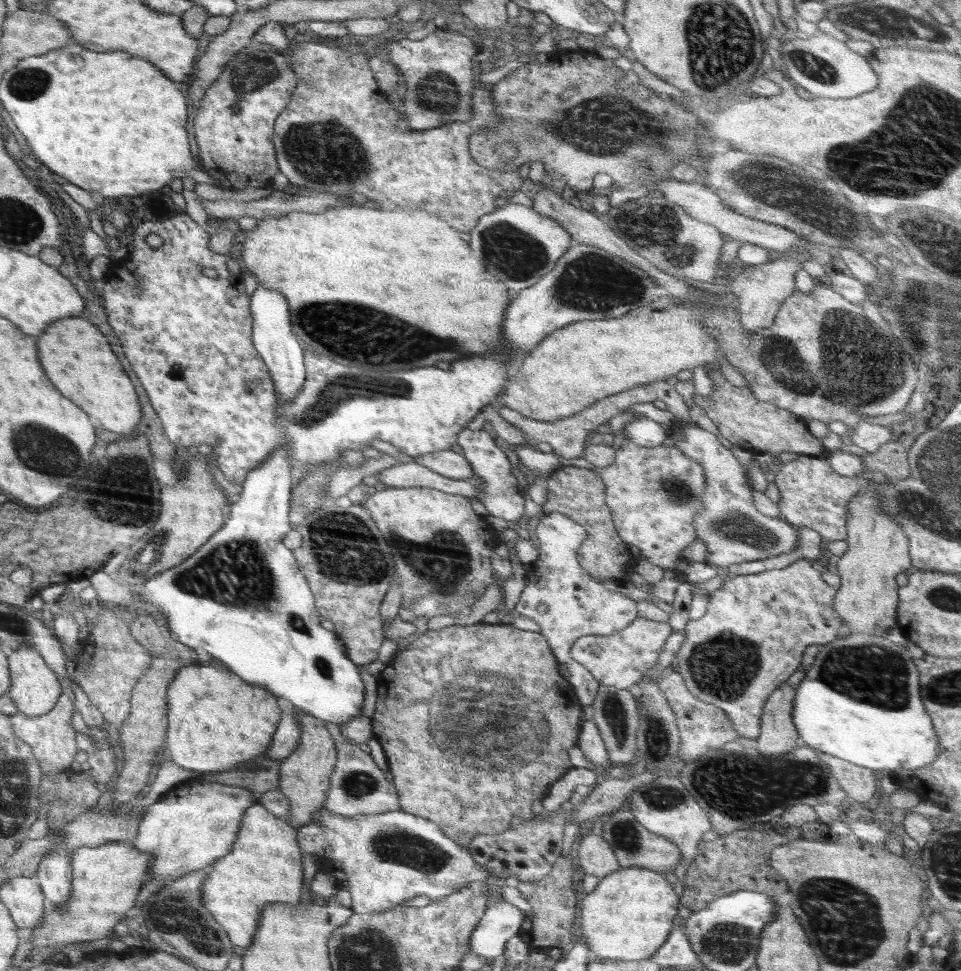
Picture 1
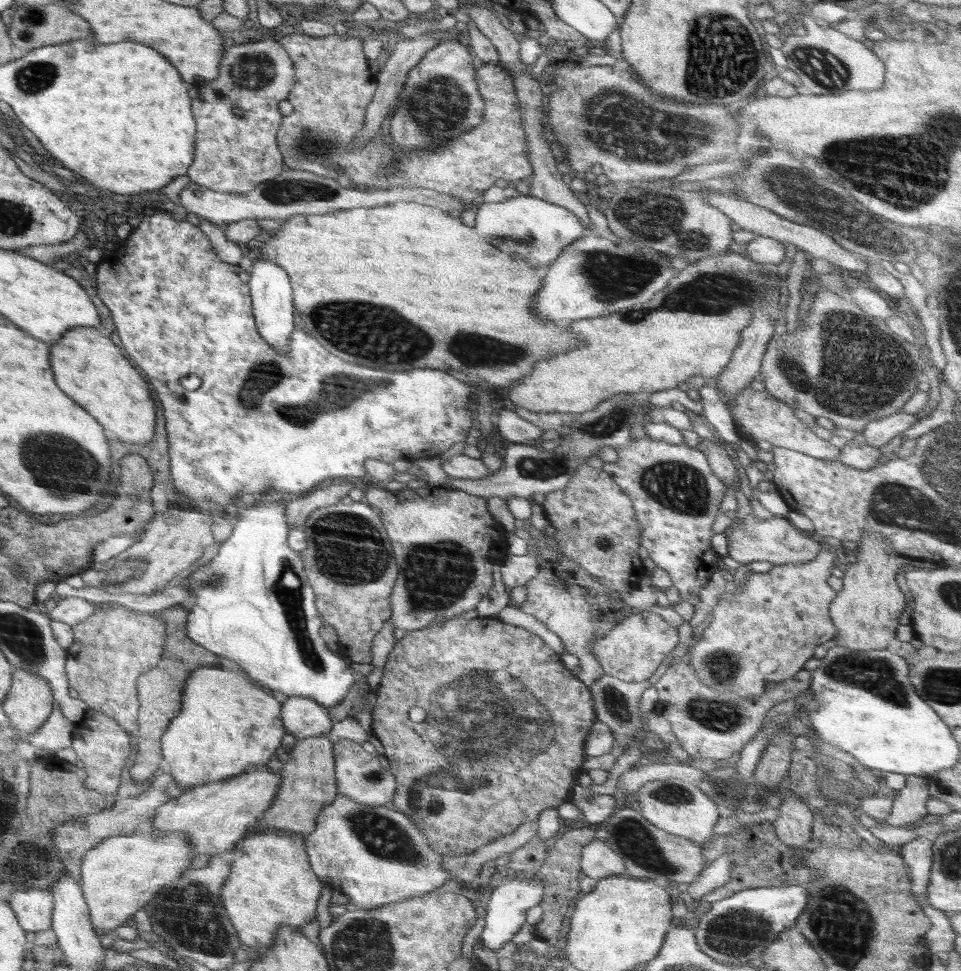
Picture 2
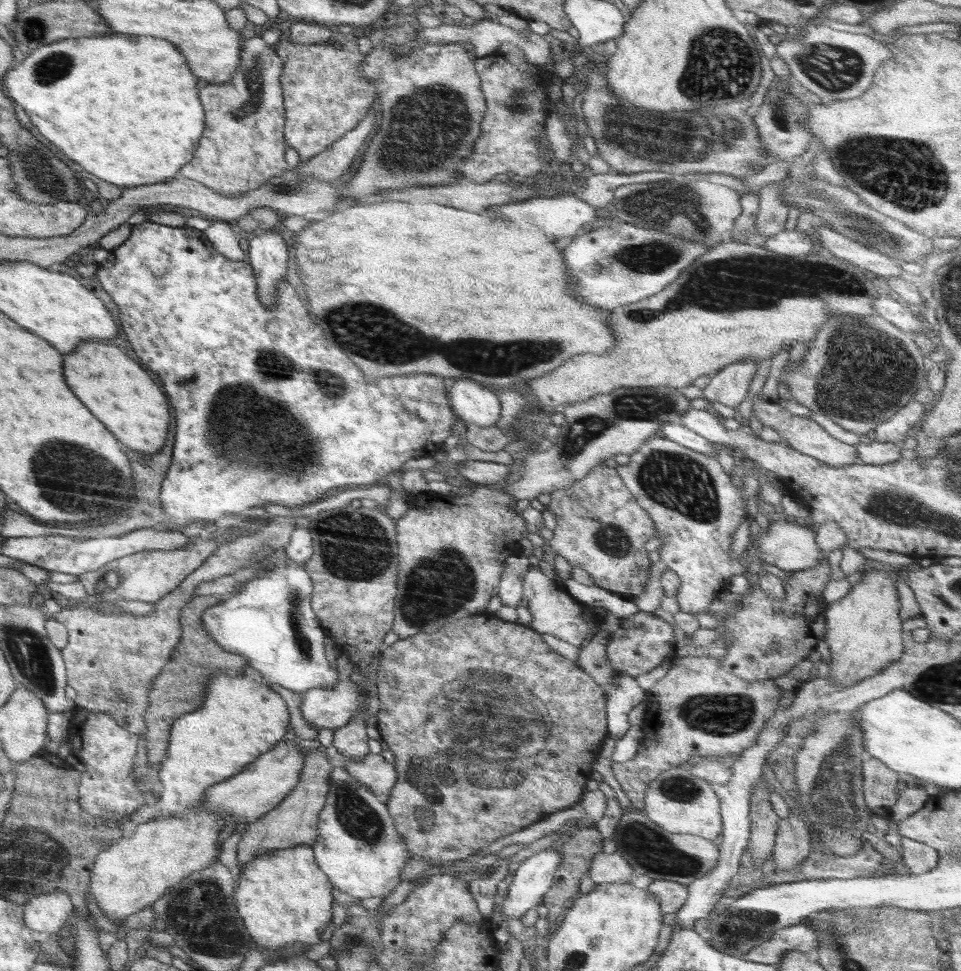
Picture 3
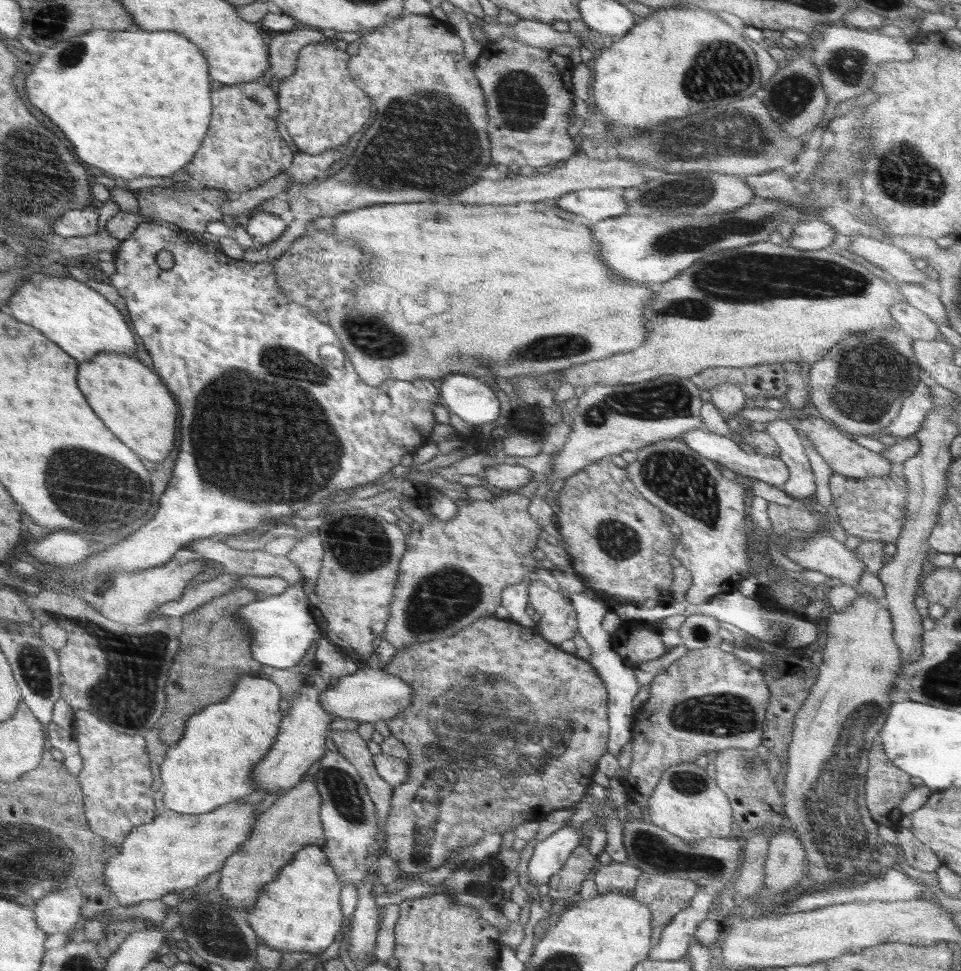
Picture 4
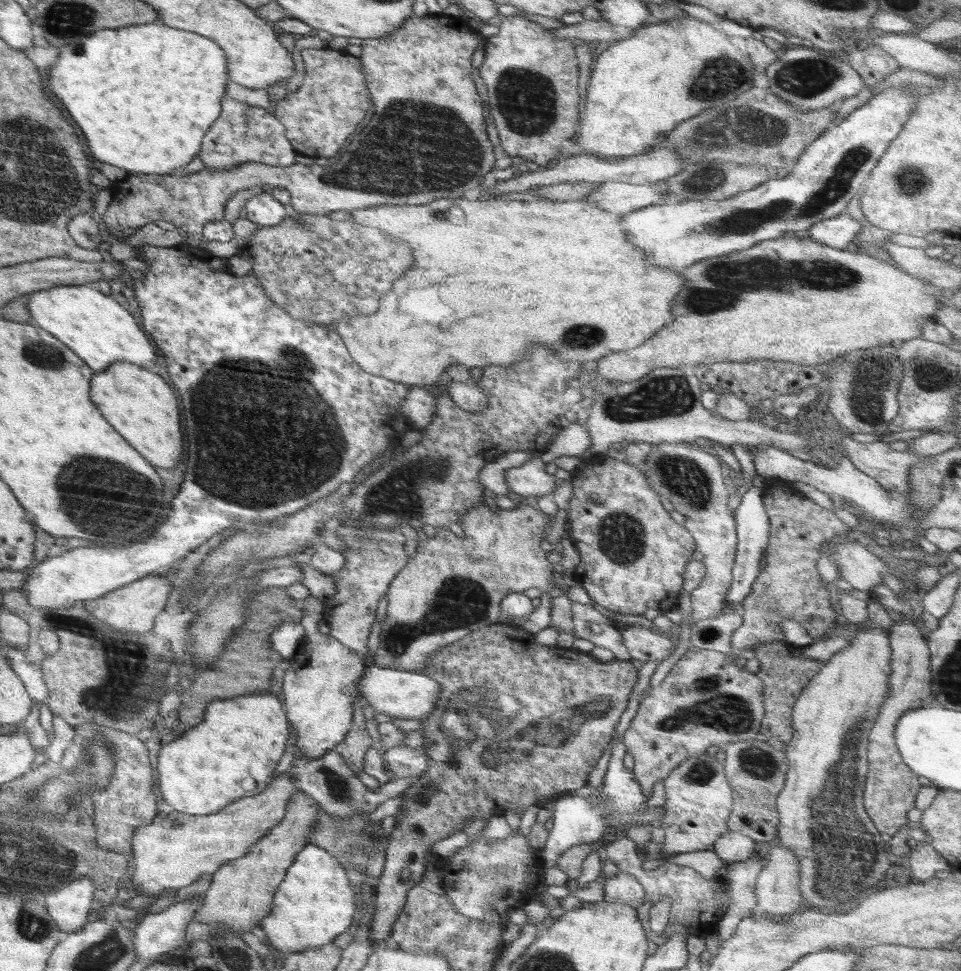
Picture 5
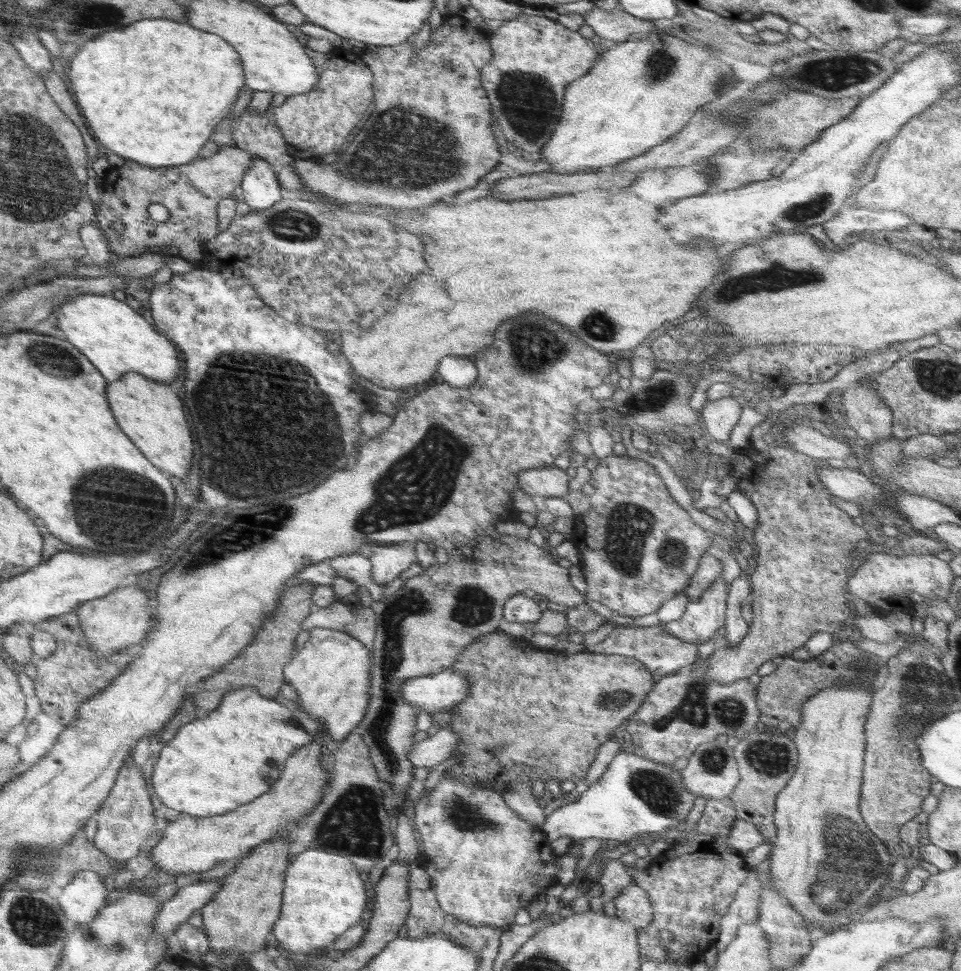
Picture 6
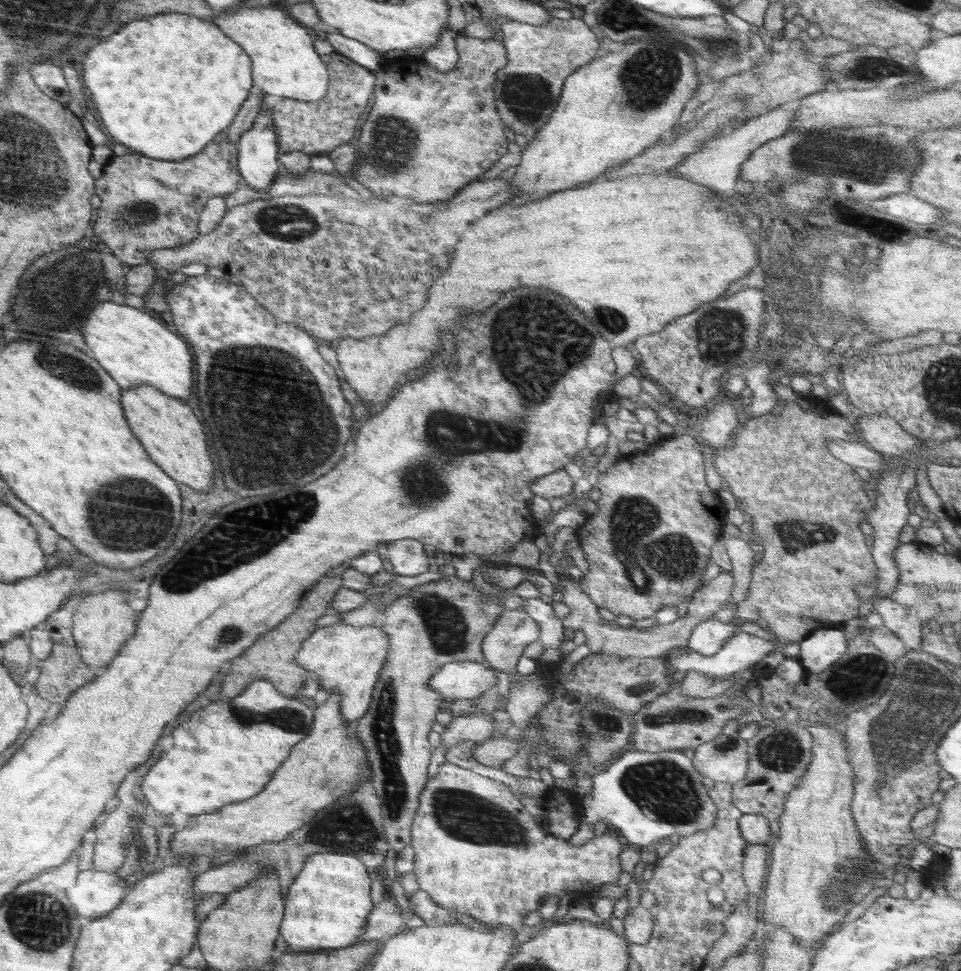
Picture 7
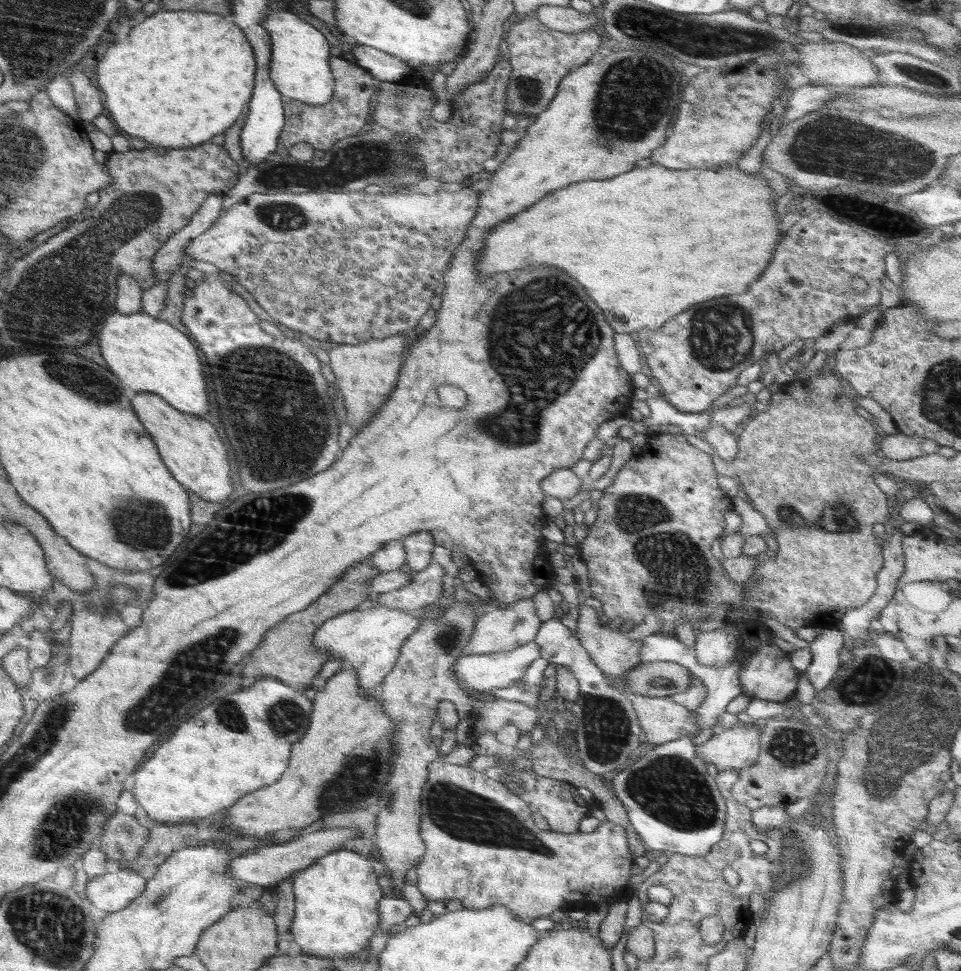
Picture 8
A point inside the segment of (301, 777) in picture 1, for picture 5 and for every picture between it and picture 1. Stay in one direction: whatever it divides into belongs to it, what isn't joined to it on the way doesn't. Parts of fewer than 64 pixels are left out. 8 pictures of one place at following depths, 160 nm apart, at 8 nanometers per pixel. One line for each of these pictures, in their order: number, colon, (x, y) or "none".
2: (308, 784)
3: (293, 822)
4: (293, 821)
5: (240, 895)

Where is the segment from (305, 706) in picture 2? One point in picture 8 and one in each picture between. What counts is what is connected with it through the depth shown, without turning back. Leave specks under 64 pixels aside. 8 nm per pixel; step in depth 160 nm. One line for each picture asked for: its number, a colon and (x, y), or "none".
3: (322, 708)
4: (369, 695)
5: (402, 694)
6: (433, 693)
7: (456, 680)
8: (476, 673)

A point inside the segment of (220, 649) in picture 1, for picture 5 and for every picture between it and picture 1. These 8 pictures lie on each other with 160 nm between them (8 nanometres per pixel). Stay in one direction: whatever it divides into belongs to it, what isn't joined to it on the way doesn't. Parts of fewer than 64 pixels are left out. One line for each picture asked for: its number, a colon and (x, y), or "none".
2: (254, 606)
3: (270, 622)
4: (283, 628)
5: (287, 638)

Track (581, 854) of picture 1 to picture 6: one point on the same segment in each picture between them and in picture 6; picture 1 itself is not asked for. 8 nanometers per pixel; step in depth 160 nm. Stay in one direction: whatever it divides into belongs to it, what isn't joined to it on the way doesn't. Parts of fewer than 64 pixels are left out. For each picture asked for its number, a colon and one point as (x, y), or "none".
2: (598, 860)
3: (605, 868)
4: (617, 876)
5: (623, 887)
6: (632, 905)

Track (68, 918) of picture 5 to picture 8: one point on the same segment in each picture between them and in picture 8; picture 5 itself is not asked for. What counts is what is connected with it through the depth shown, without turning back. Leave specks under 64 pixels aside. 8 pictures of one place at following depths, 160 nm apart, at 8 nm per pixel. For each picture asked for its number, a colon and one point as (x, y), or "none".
6: (85, 896)
7: (96, 893)
8: (111, 892)

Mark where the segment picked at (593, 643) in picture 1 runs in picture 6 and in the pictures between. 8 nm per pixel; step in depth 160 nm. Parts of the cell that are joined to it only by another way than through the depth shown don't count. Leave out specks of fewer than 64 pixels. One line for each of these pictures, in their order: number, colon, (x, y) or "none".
2: (630, 652)
3: (643, 641)
4: (637, 641)
5: (643, 644)
6: (662, 653)

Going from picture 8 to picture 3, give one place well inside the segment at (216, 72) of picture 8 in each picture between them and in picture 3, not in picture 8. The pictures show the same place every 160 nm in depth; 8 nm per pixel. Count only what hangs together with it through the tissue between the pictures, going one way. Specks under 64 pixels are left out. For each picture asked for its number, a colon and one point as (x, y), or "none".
3: (125, 107)
4: (136, 103)
5: (126, 86)
6: (154, 91)
7: (164, 86)

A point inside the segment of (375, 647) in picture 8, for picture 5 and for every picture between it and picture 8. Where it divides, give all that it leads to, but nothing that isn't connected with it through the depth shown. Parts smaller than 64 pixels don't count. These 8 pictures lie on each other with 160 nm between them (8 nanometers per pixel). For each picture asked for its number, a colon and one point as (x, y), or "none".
5: (320, 684)
6: (330, 674)
7: (347, 658)

